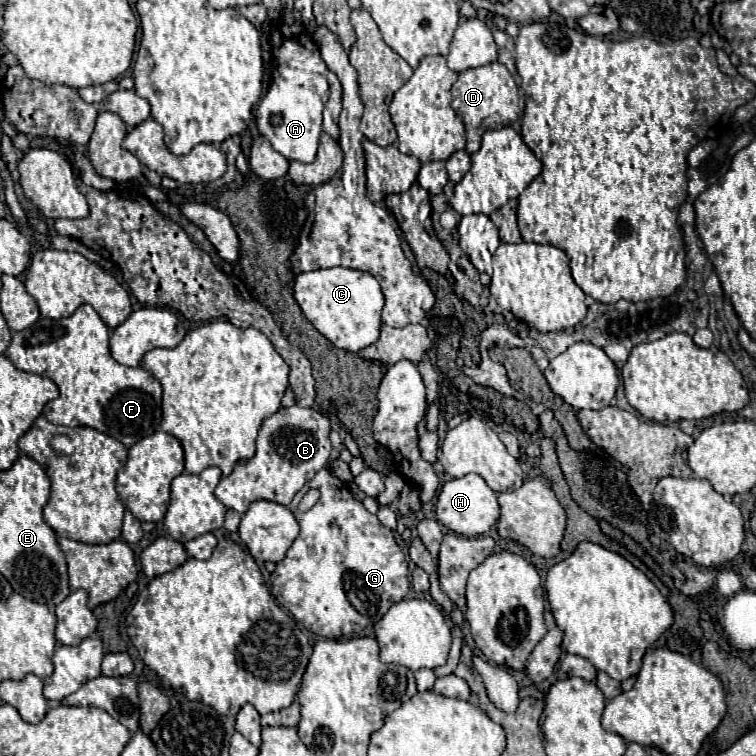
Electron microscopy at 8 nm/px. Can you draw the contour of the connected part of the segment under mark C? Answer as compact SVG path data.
M346 267L300 273L296 275L294 297L306 319L340 349L358 353L360 349L376 343L380 337L380 313L384 307L384 295L380 283L370 273Z

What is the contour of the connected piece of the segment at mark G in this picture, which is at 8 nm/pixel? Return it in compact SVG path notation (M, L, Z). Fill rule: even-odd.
M330 469L318 471L316 477L296 493L288 509L300 523L300 535L276 565L270 583L274 599L308 631L326 639L348 637L380 621L392 603L408 595L408 559L398 547L394 533L384 527L376 515L368 513ZM308 489L318 489L320 499L310 511L300 513L298 499L302 499Z

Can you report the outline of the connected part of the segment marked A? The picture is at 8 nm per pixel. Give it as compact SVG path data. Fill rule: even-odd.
M278 25L272 31L276 69L268 93L256 107L258 131L272 143L272 147L288 161L312 163L316 159L318 141L322 135L322 109L328 101L328 67L324 65L310 33L294 25Z

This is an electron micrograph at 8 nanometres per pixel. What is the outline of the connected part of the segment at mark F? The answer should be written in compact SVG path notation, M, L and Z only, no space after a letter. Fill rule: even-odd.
M80 305L74 315L66 319L40 319L32 327L14 333L10 347L6 349L6 357L12 361L12 365L20 371L30 371L42 377L52 379L58 389L60 397L46 403L44 417L50 423L66 425L66 427L92 427L98 429L116 441L124 443L126 447L132 447L136 441L152 435L156 429L160 429L162 419L162 387L160 383L142 367L124 367L118 361L112 359L108 349L108 327L100 319L100 315L90 305Z

